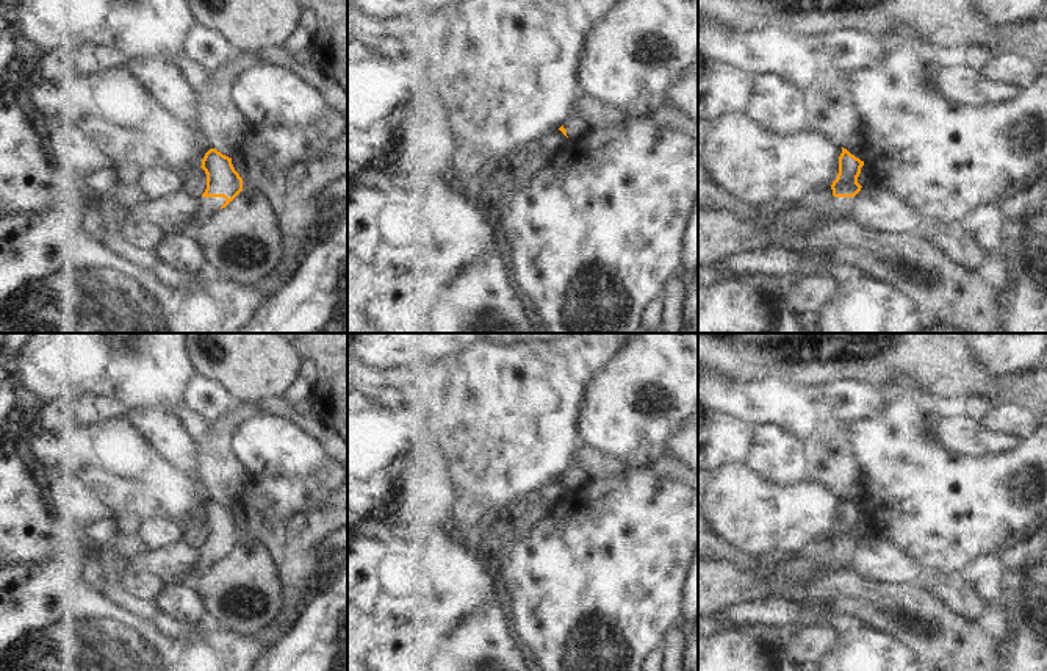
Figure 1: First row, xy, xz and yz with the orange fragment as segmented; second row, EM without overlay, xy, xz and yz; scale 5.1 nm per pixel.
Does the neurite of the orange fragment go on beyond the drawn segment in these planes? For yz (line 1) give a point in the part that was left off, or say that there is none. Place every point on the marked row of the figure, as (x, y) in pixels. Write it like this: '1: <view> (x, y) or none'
1: none

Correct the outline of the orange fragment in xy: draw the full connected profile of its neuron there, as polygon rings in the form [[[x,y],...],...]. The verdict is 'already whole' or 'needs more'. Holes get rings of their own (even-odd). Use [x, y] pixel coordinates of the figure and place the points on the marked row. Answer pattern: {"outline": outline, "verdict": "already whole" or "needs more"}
{"outline": [[[216,149],[205,153],[200,167],[207,174],[207,189],[202,197],[224,197],[225,203],[221,210],[243,191],[243,178],[235,170],[232,158]]], "verdict": "already whole"}

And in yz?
{"outline": [[[842,147],[842,153],[839,156],[839,174],[831,185],[834,197],[855,197],[861,191],[862,186],[858,183],[858,177],[862,166],[864,161]]], "verdict": "already whole"}

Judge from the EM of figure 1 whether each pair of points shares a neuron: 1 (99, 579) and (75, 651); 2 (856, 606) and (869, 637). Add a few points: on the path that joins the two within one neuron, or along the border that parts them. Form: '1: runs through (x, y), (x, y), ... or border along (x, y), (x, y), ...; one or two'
1: border along (80, 557), (89, 582), (105, 593); two
2: border along (856, 623), (874, 624), (897, 637); two

